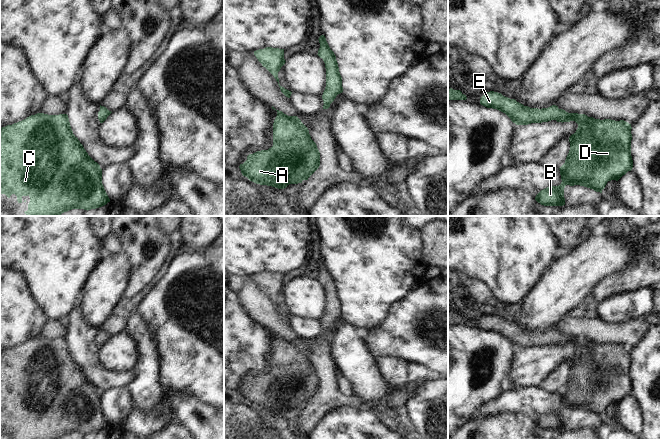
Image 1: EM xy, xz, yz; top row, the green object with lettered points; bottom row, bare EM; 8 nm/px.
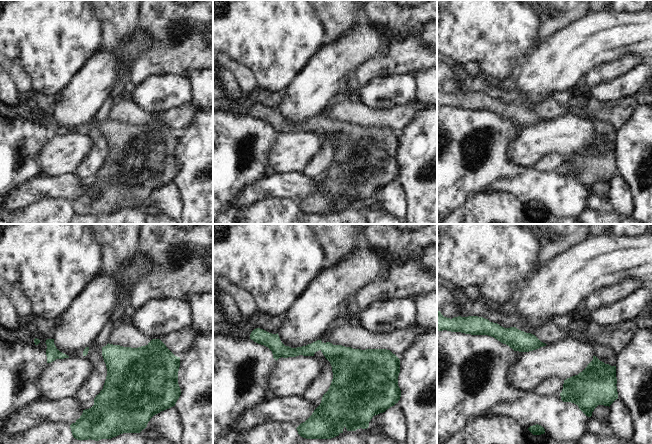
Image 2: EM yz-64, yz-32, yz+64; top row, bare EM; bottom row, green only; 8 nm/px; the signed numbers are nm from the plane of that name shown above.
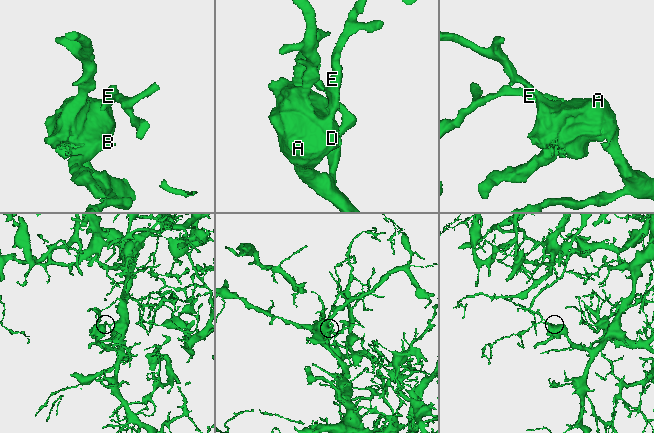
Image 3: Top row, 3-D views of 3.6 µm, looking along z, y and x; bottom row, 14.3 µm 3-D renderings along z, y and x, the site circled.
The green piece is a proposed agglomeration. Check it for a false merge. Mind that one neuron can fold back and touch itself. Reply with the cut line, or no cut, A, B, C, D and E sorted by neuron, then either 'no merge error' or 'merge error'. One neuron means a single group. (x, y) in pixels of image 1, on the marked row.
no cut; A B C D E; no merge error

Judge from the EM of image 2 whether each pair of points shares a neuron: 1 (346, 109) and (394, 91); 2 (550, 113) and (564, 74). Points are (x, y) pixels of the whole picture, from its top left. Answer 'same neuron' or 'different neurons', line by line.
1: different neurons
2: different neurons

